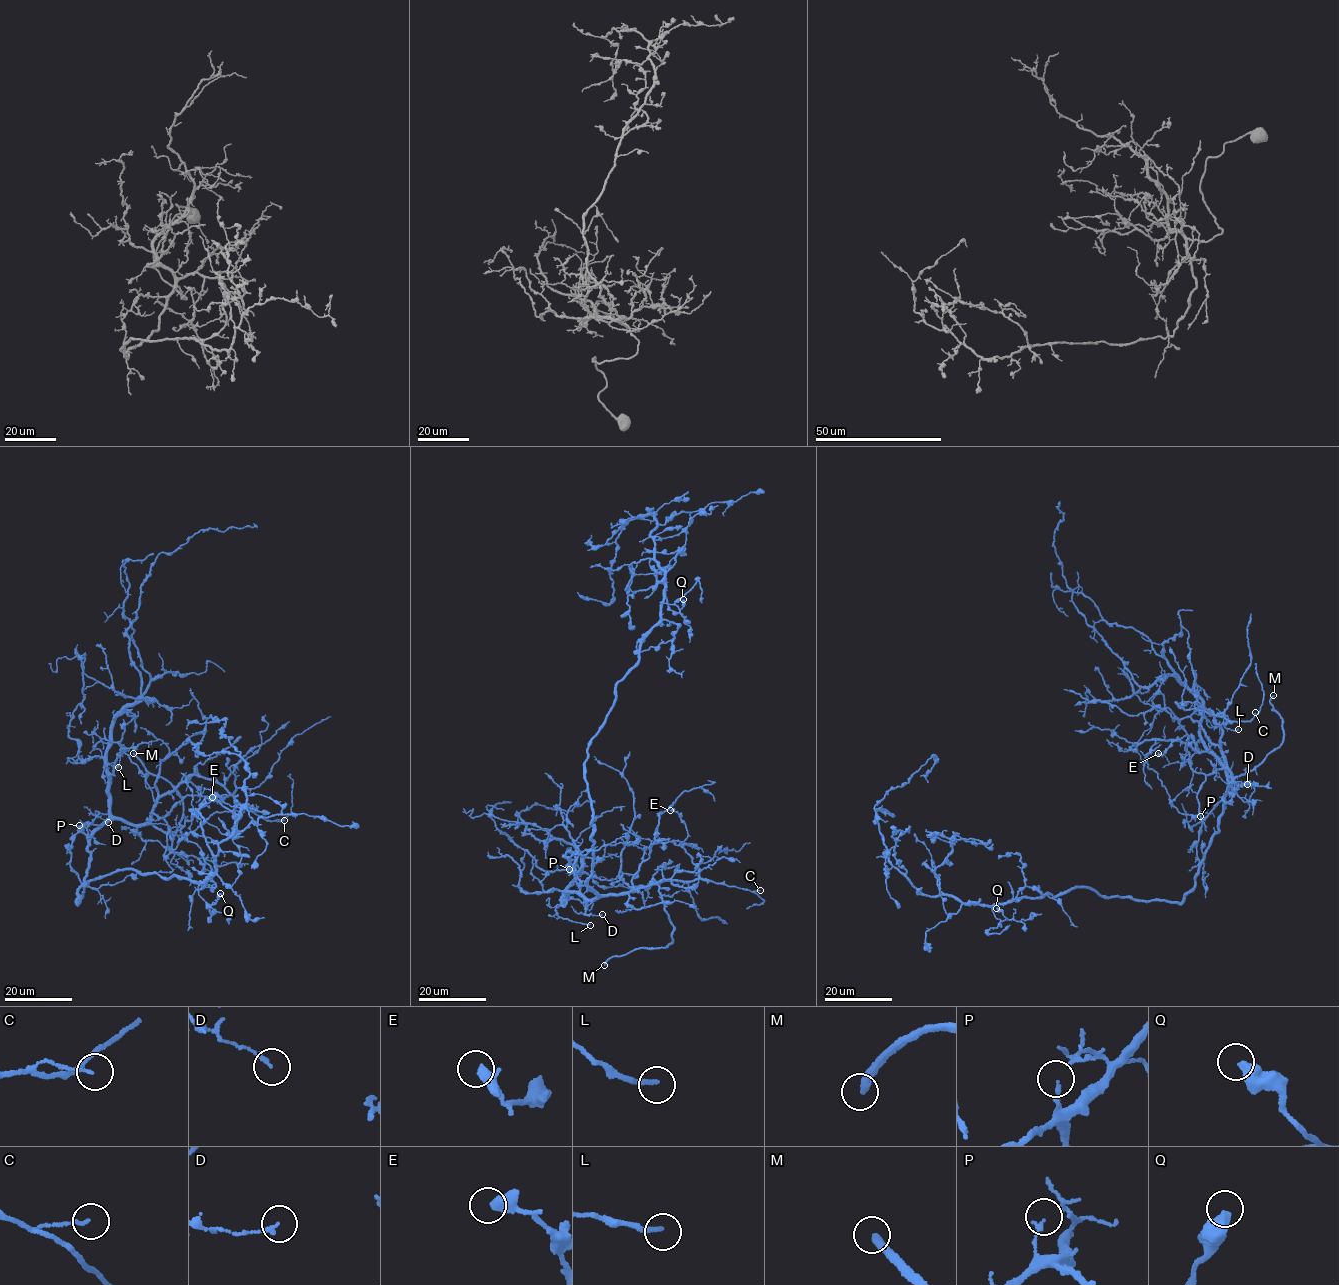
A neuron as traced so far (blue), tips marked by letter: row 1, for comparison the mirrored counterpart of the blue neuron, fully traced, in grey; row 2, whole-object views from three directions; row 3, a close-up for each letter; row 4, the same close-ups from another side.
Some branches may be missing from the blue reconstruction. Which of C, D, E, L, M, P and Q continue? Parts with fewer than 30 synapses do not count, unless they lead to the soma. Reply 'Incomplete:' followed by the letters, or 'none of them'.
Incomplete: M

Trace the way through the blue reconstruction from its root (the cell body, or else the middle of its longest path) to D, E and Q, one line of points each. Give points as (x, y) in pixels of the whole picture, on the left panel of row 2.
D: (78, 899), (79, 886), (83, 883), (90, 859), (88, 837), (108, 818), (95, 811), (108, 822)
E: (78, 899), (88, 837), (104, 824), (163, 817), (186, 795), (228, 795), (212, 797)
Q: (78, 899), (91, 879), (125, 868), (200, 880), (198, 893), (209, 904), (220, 893)

